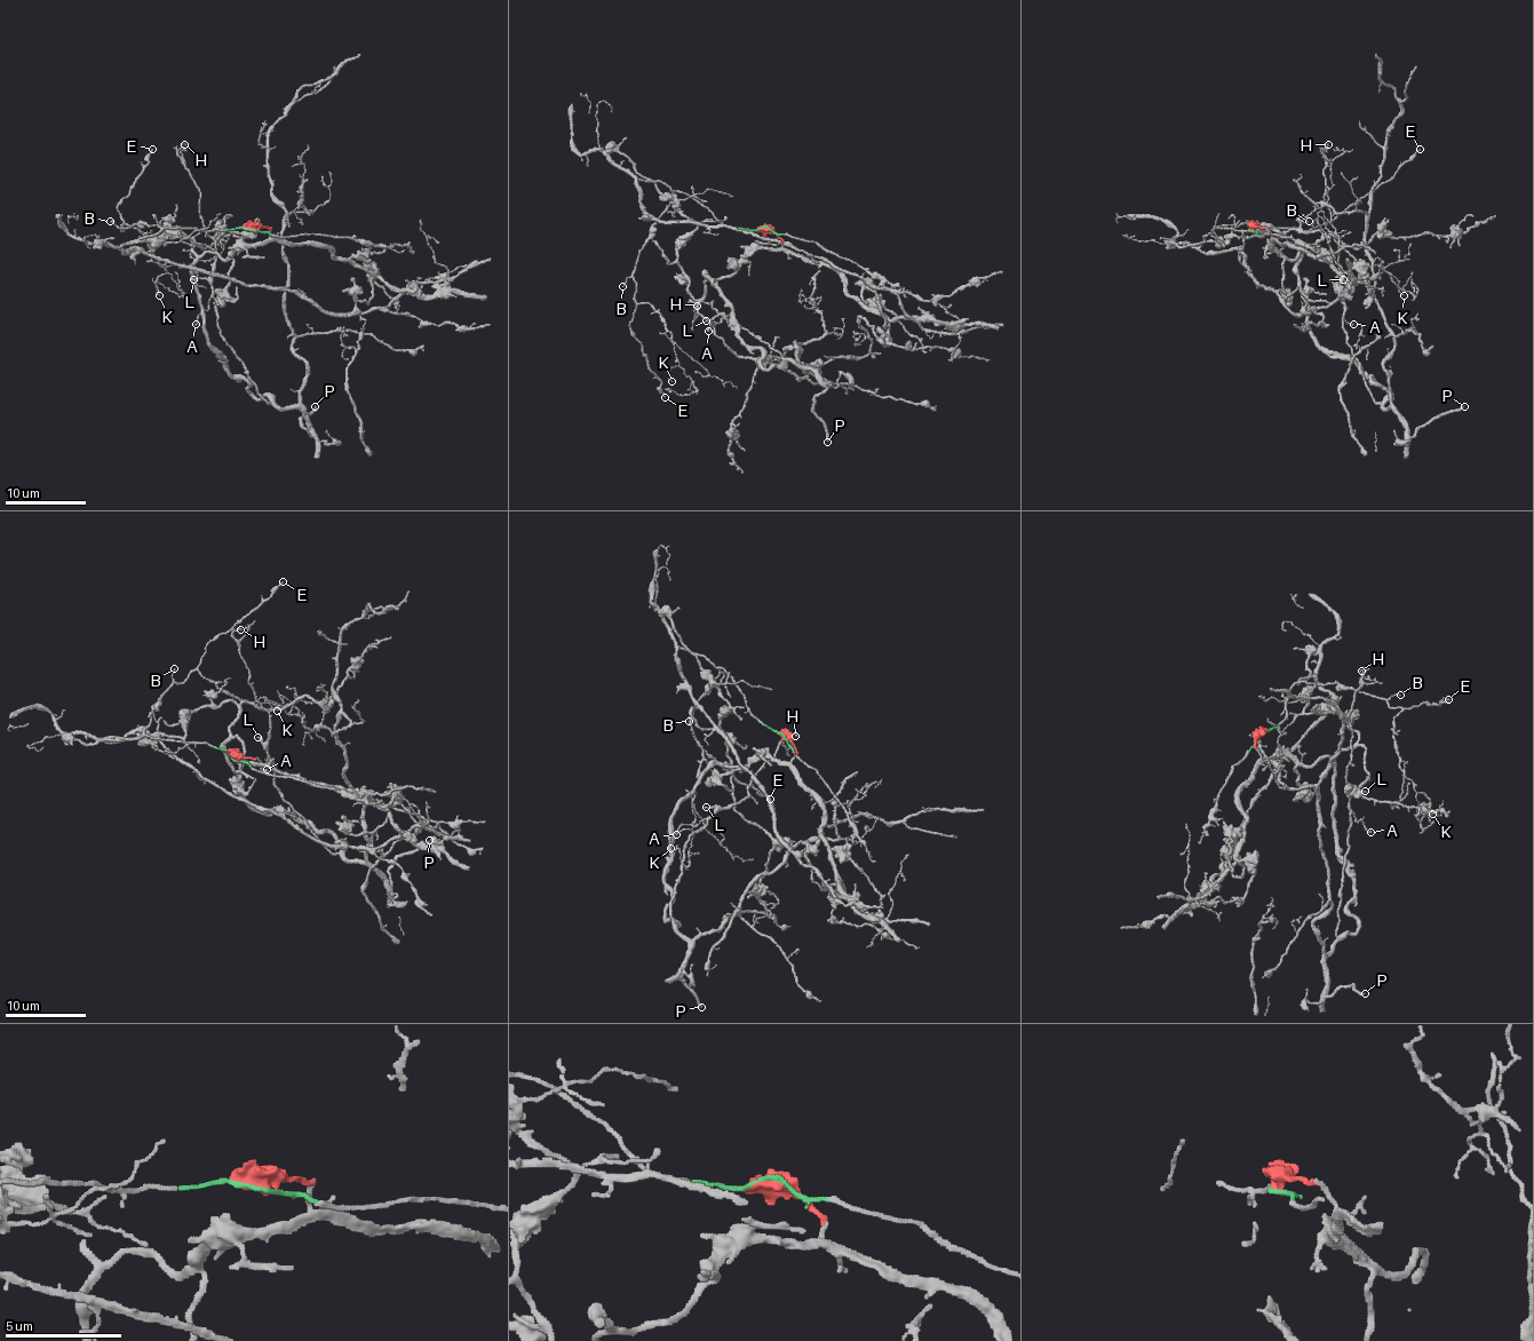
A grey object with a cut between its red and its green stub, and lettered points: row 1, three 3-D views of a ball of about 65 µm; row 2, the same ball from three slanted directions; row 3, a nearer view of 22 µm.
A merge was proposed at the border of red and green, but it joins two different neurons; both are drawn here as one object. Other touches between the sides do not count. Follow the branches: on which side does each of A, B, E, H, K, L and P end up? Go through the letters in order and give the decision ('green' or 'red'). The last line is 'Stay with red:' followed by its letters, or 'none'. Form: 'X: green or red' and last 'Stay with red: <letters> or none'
A: red
B: green
E: green
H: red
K: green
L: red
P: red
Stay with red: A, H, L, P

